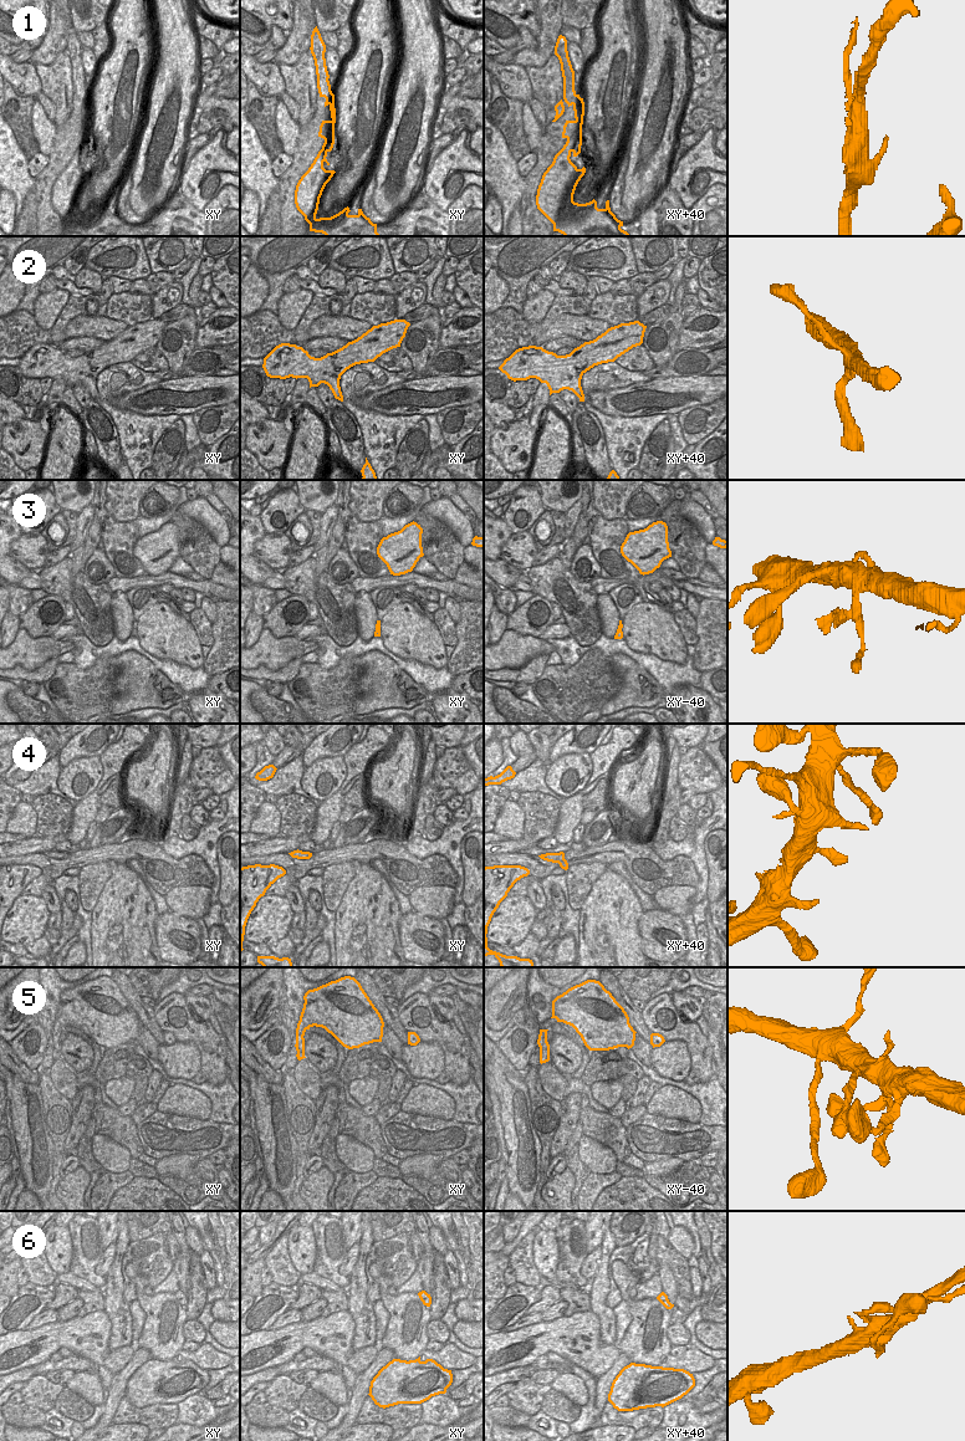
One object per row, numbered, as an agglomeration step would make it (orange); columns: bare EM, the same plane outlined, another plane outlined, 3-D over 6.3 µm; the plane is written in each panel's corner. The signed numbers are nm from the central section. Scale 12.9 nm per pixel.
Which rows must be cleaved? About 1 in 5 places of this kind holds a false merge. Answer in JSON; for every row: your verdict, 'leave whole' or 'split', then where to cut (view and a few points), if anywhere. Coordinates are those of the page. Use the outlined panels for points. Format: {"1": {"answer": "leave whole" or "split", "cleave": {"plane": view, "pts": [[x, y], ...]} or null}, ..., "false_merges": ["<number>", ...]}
{"1": {"answer": "leave whole", "cleave": null}, "2": {"answer": "leave whole", "cleave": null}, "3": {"answer": "leave whole", "cleave": null}, "4": {"answer": "leave whole", "cleave": null}, "5": {"answer": "leave whole", "cleave": null}, "6": {"answer": "leave whole", "cleave": null}, "false_merges": []}

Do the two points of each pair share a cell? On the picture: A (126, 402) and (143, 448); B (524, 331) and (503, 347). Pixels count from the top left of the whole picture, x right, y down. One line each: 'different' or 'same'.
A: different
B: same

